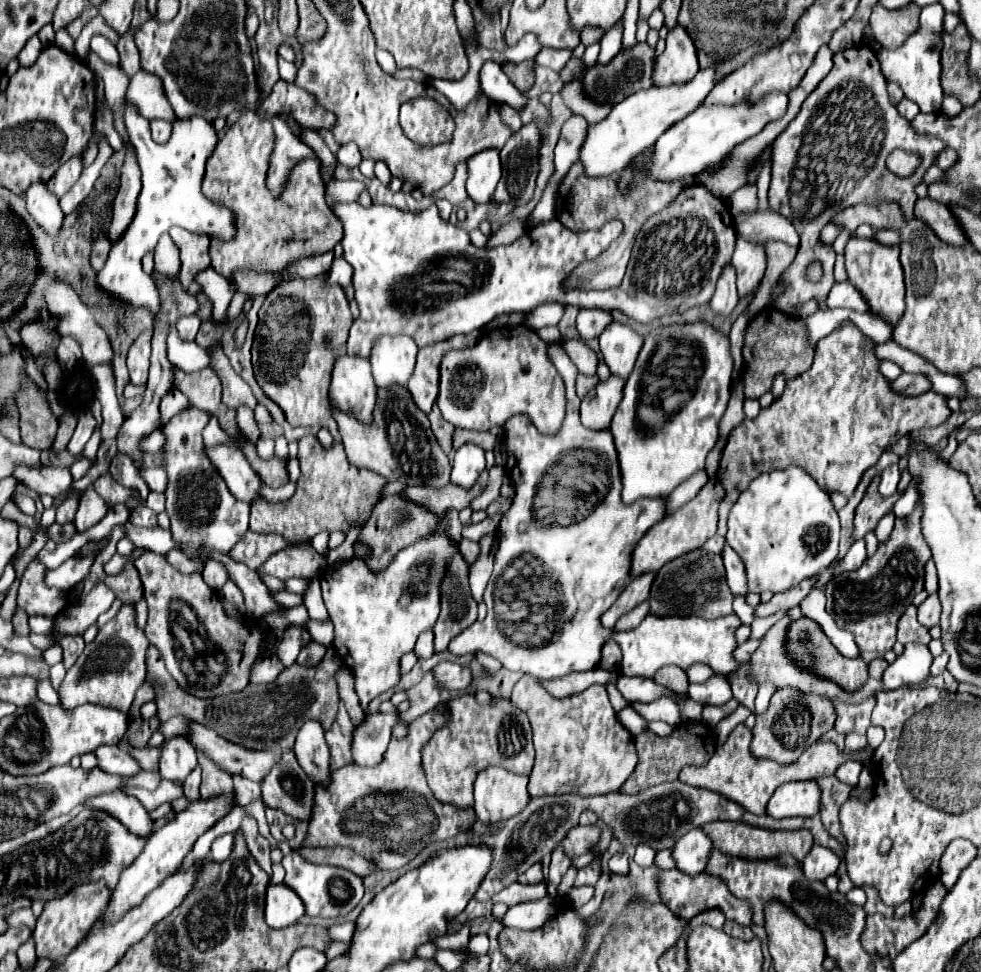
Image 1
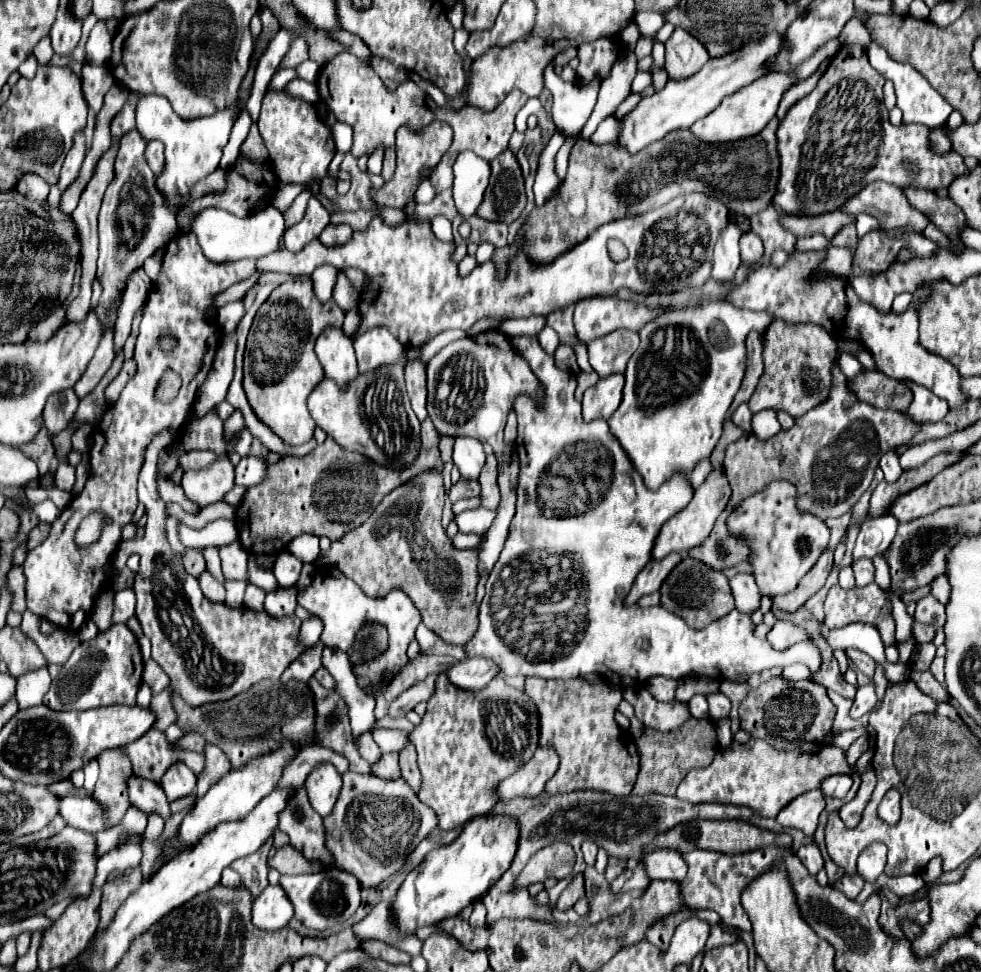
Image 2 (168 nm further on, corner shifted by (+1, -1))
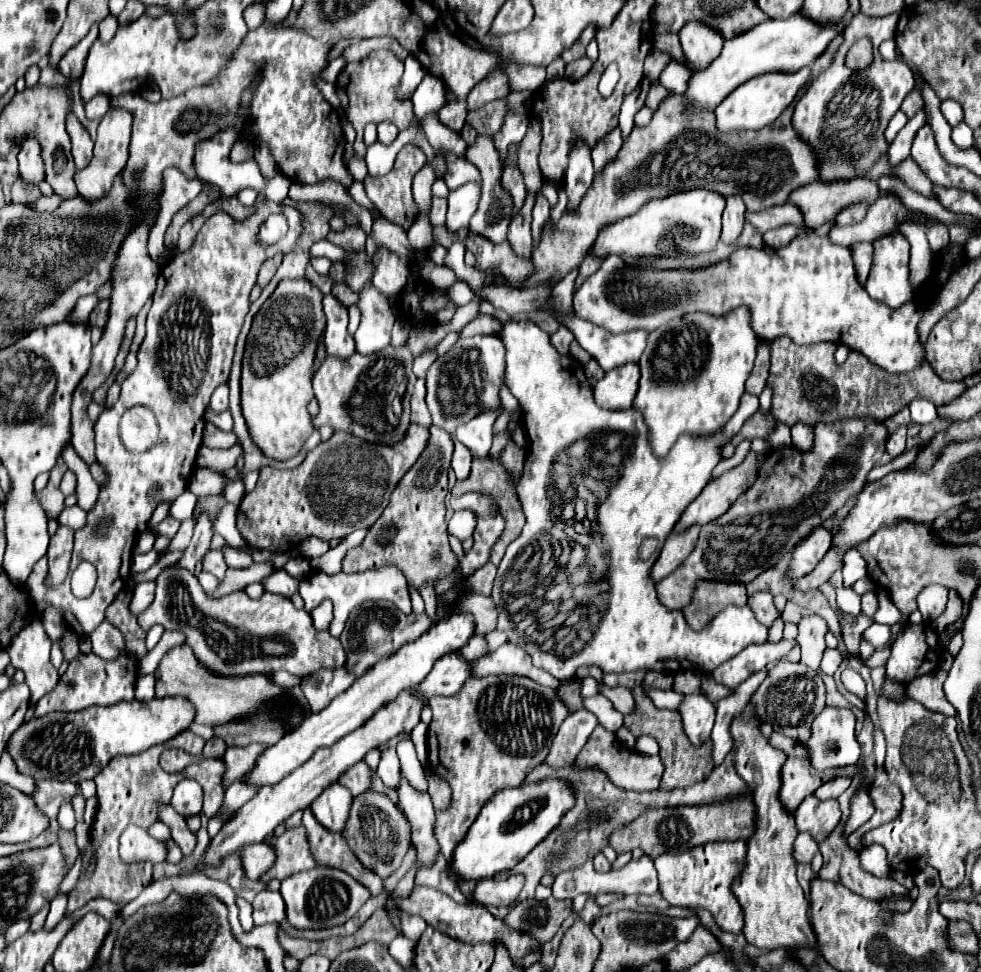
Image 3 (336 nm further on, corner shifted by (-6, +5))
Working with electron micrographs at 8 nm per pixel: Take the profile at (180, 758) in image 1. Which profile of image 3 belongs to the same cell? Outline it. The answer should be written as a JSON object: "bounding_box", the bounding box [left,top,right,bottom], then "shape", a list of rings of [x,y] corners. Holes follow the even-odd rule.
{"bounding_box":[171,777,203,815],"shape":[[[183,777],[175,791],[173,791],[173,797],[171,797],[171,805],[183,815],[197,815],[203,807],[203,791],[201,791],[201,785],[195,781],[195,779],[189,779],[189,777]]]}

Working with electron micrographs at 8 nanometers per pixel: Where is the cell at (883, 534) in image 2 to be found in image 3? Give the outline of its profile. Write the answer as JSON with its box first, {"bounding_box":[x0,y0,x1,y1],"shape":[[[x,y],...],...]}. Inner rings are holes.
{"bounding_box":[843,549,867,588],"shape":[[[851,549],[845,555],[845,567],[843,567],[844,587],[850,588],[861,577],[867,577],[867,561],[863,561],[863,557],[857,549]]]}

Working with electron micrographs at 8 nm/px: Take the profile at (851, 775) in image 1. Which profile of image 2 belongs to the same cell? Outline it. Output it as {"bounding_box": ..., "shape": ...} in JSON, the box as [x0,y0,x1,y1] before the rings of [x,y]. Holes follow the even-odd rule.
{"bounding_box":[820,775,852,799],"shape":[[[832,775],[832,779],[824,779],[824,783],[820,785],[820,791],[826,797],[844,799],[850,787],[852,787],[852,777],[850,775]]]}

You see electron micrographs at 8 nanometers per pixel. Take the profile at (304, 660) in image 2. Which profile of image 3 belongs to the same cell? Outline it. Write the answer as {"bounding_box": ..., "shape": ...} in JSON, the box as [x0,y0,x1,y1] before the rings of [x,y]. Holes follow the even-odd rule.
{"bounding_box":[273,671,301,689],"shape":[[[279,671],[279,673],[275,673],[275,677],[273,677],[275,681],[275,685],[279,685],[279,687],[283,687],[283,689],[287,689],[287,687],[295,687],[295,685],[301,685],[301,677],[295,677],[295,675],[291,675],[291,673],[287,673],[287,671]]]}

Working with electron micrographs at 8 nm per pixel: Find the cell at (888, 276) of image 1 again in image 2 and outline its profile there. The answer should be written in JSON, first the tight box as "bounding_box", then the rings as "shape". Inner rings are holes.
{"bounding_box":[832,223,858,251],"shape":[[[850,223],[850,225],[842,227],[842,229],[832,237],[832,245],[836,245],[836,247],[840,247],[840,245],[850,245],[852,251],[856,251],[856,241],[858,241],[856,223]]]}

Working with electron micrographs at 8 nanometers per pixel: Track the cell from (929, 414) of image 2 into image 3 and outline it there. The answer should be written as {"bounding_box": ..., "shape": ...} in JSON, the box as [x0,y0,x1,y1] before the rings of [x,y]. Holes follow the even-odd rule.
{"bounding_box":[909,399,939,423],"shape":[[[915,399],[909,405],[909,409],[911,409],[911,421],[913,423],[931,423],[931,421],[939,419],[937,407],[927,399]]]}

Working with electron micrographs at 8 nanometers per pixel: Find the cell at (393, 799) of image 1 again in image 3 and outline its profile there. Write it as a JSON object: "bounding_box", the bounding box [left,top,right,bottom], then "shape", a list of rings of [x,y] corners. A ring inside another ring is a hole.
{"bounding_box":[341,789,411,879],"shape":[[[367,789],[363,797],[353,797],[351,813],[341,835],[355,857],[381,879],[387,879],[399,869],[405,853],[411,847],[411,823],[407,821],[407,815],[399,809],[397,803],[389,799],[389,795],[375,789]]]}

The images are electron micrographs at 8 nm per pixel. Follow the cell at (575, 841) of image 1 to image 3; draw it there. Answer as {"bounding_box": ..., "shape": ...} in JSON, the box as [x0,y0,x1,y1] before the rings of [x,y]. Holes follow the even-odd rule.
{"bounding_box":[475,875,525,907],"shape":[[[509,875],[503,881],[495,879],[483,879],[477,883],[475,899],[481,905],[497,905],[497,907],[509,907],[517,901],[521,889],[525,885],[525,875]]]}

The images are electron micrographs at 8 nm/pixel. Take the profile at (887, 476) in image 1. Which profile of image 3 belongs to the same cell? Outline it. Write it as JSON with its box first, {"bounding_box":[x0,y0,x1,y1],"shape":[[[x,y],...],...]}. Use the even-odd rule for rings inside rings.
{"bounding_box":[887,427,907,459],"shape":[[[899,427],[895,433],[891,433],[891,437],[887,439],[887,455],[891,459],[899,457],[903,451],[905,451],[905,433],[907,429],[905,427]]]}

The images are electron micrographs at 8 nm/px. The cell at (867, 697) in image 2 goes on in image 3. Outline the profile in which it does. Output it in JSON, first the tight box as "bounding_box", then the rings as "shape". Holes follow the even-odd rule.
{"bounding_box":[805,707,861,771],"shape":[[[825,707],[813,721],[813,733],[811,739],[805,743],[809,749],[811,765],[817,771],[825,771],[831,767],[841,767],[841,765],[855,765],[861,749],[855,739],[855,713],[851,709],[839,709],[839,707]]]}

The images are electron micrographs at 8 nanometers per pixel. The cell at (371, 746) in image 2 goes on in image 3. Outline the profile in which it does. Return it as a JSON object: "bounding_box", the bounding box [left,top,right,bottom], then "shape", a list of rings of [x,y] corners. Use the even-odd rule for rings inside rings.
{"bounding_box":[377,749,399,789],"shape":[[[383,749],[381,751],[377,775],[383,779],[385,785],[389,785],[391,789],[397,789],[397,785],[399,785],[399,759],[397,759],[395,749]]]}

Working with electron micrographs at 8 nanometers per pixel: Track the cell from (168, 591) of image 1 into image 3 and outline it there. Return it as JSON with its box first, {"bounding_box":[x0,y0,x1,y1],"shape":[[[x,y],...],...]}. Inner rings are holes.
{"bounding_box":[137,565,345,679],"shape":[[[179,565],[165,567],[159,573],[155,579],[155,601],[137,619],[145,631],[149,631],[153,625],[163,625],[165,631],[181,631],[197,661],[221,677],[245,677],[251,673],[263,673],[267,679],[271,679],[269,673],[273,671],[289,671],[297,677],[307,677],[323,667],[337,669],[345,665],[345,651],[341,641],[331,637],[327,631],[315,631],[311,615],[305,609],[297,609],[291,599],[279,597],[275,593],[263,593],[261,599],[253,601],[243,589],[229,593],[227,597],[209,597],[199,579],[189,569]]]}

